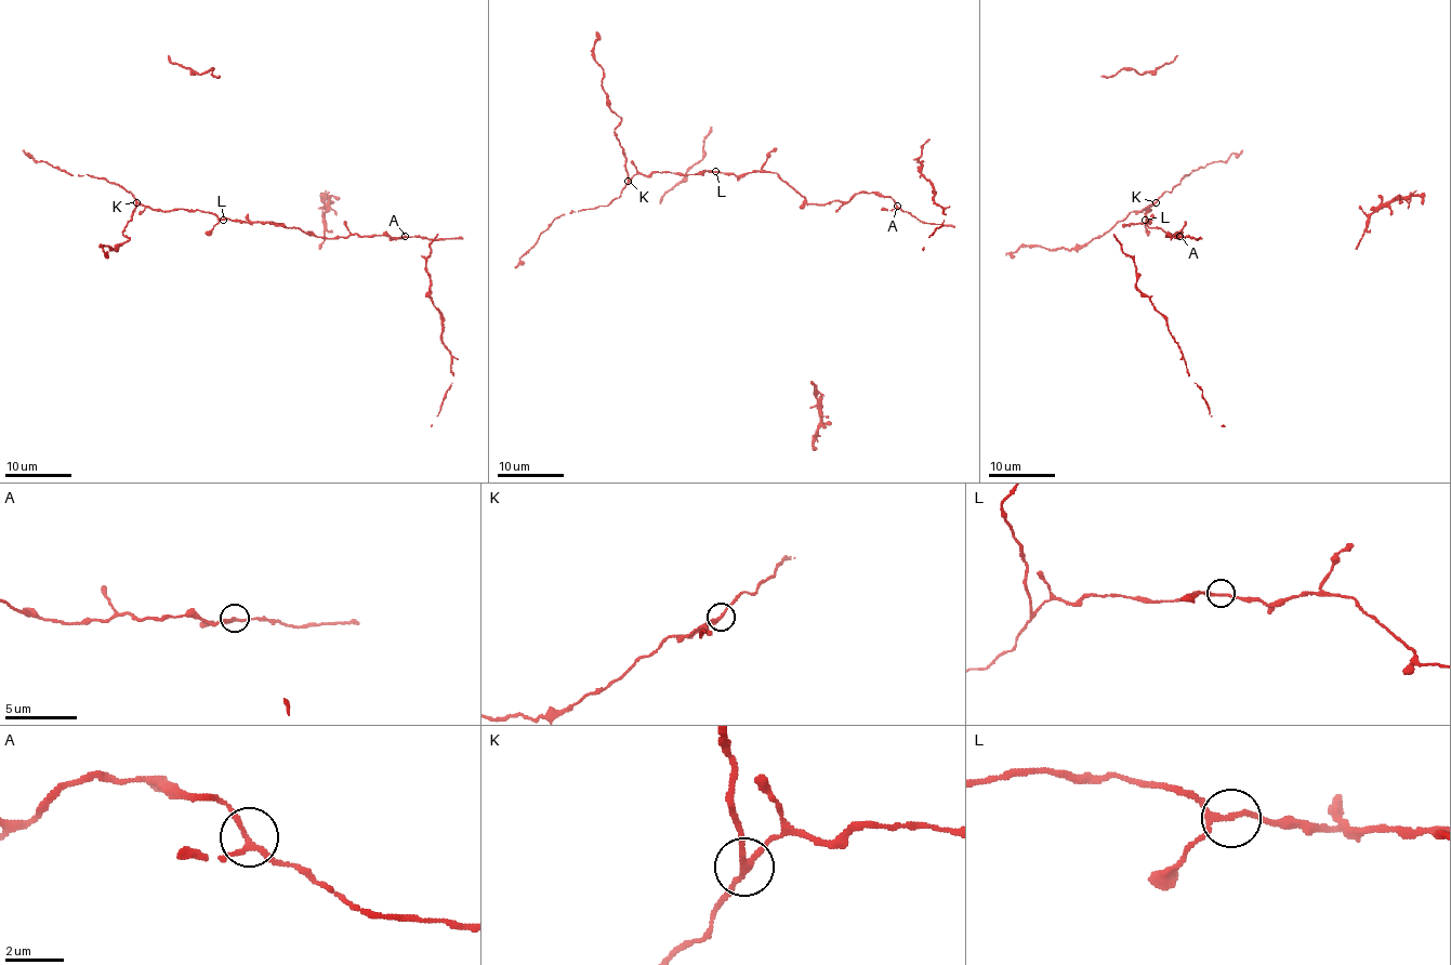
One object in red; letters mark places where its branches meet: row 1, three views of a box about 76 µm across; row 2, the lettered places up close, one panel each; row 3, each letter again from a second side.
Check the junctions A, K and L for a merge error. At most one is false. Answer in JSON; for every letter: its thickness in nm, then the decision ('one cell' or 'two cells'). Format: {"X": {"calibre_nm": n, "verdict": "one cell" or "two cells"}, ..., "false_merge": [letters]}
{"A": {"calibre_nm": 170, "verdict": "one cell"}, "K": {"calibre_nm": 170, "verdict": "two cells"}, "L": {"calibre_nm": 170, "verdict": "one cell"}, "false_merge": ["K"]}

